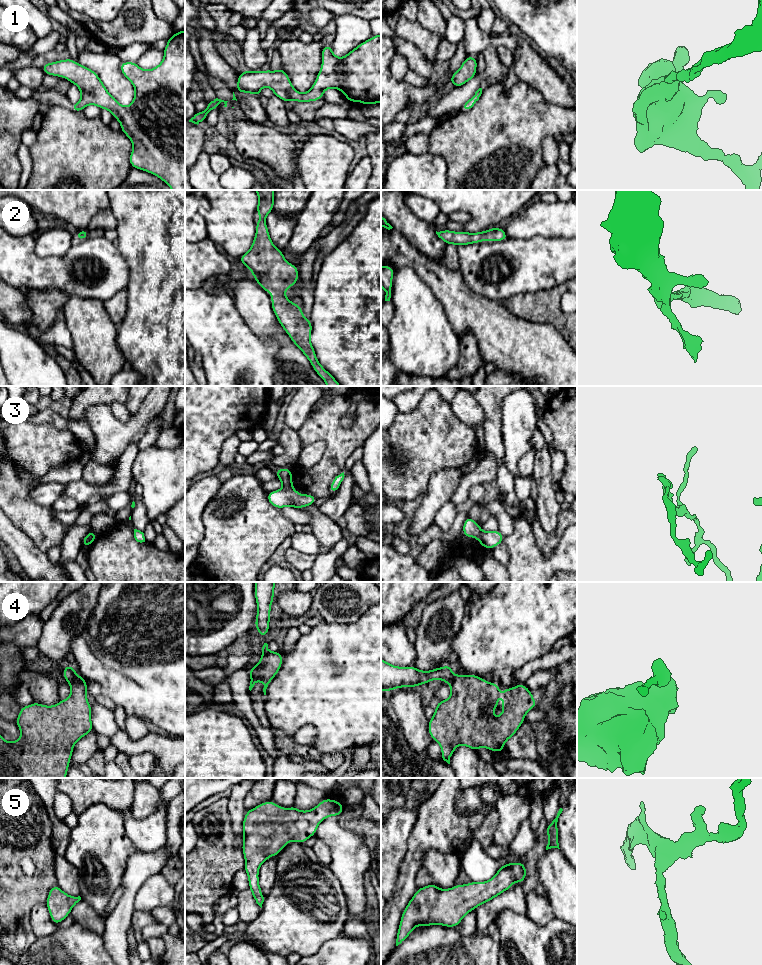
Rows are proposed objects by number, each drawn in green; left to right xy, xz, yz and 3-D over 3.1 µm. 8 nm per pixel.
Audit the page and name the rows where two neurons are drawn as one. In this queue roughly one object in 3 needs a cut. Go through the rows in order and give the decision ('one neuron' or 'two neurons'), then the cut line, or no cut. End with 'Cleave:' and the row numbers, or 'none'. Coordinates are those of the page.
1: one neuron | no cut
2: one neuron | no cut
3: two neurons | xz (290, 484), (284, 486)
4: two neurons | yz (453, 675), (449, 683)
5: one neuron | no cut
Cleave: 3, 4

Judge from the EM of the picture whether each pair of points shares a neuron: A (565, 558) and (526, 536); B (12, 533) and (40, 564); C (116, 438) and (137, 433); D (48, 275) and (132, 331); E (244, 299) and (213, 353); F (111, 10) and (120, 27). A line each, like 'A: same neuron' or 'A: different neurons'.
A: same neuron
B: same neuron
C: same neuron
D: different neurons
E: different neurons
F: different neurons

